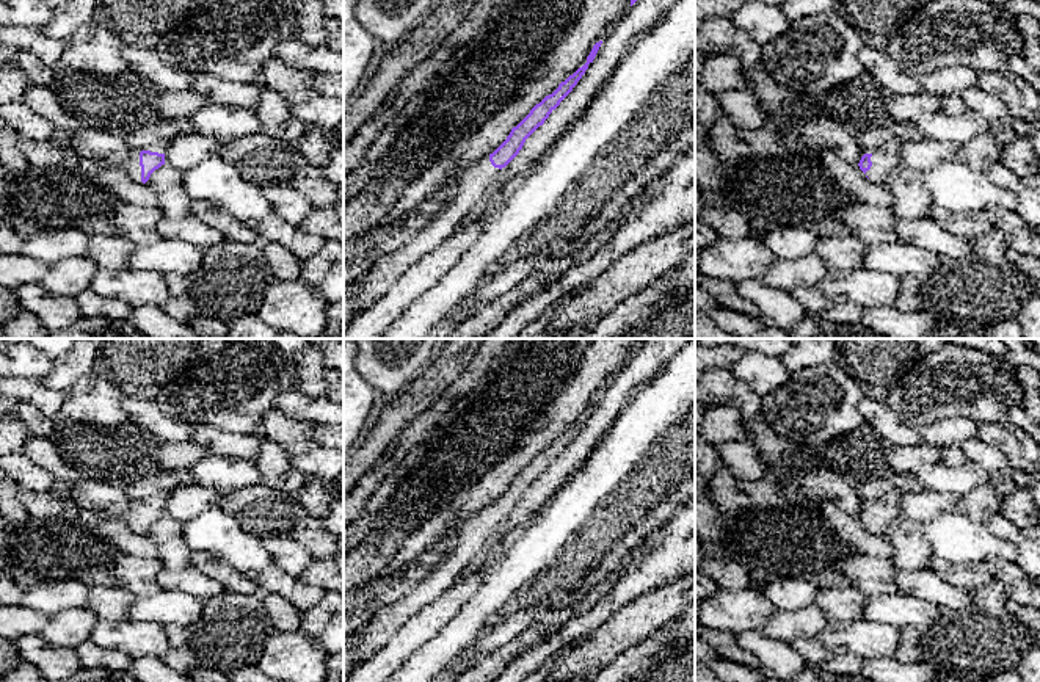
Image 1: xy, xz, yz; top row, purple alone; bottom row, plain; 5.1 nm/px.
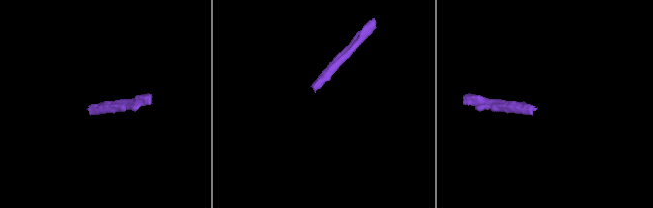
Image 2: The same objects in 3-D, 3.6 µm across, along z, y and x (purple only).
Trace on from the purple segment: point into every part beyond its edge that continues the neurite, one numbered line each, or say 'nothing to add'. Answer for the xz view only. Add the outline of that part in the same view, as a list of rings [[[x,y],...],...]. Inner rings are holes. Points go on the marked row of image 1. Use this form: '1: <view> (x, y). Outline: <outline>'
1: xz (474, 182). Outline: [[[485,157],[467,168],[458,179],[458,188],[430,219],[430,223],[405,246],[381,257],[355,293],[356,307],[364,312],[419,260],[435,251],[460,226],[474,204],[488,191],[500,169],[494,168],[489,157]]]

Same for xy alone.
1: xy (132, 168). Outline: [[[141,151],[132,152],[129,160],[119,166],[119,169],[122,169],[135,182],[141,182],[140,152]]]

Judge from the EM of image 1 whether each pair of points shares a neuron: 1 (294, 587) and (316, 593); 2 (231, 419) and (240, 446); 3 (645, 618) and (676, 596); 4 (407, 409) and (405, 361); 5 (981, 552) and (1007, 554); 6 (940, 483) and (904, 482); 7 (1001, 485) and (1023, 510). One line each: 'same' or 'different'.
1: same
2: different
3: same
4: different
5: same
6: different
7: different

